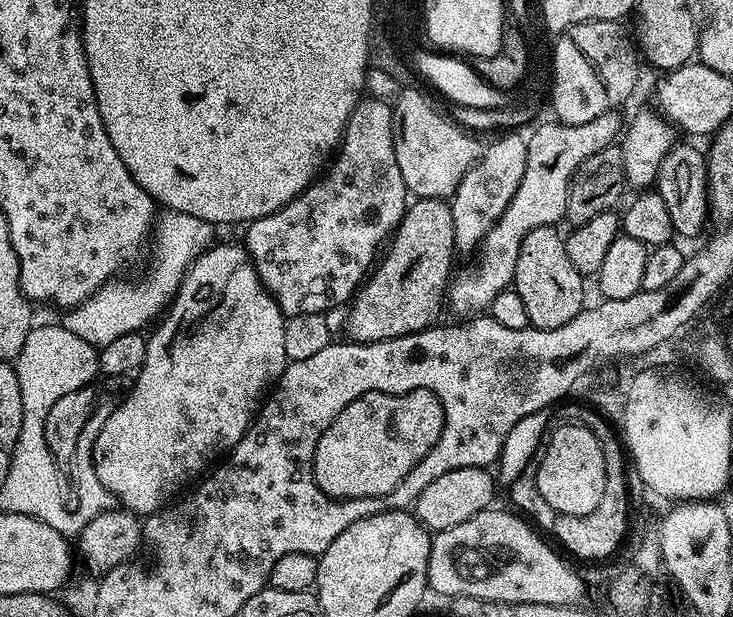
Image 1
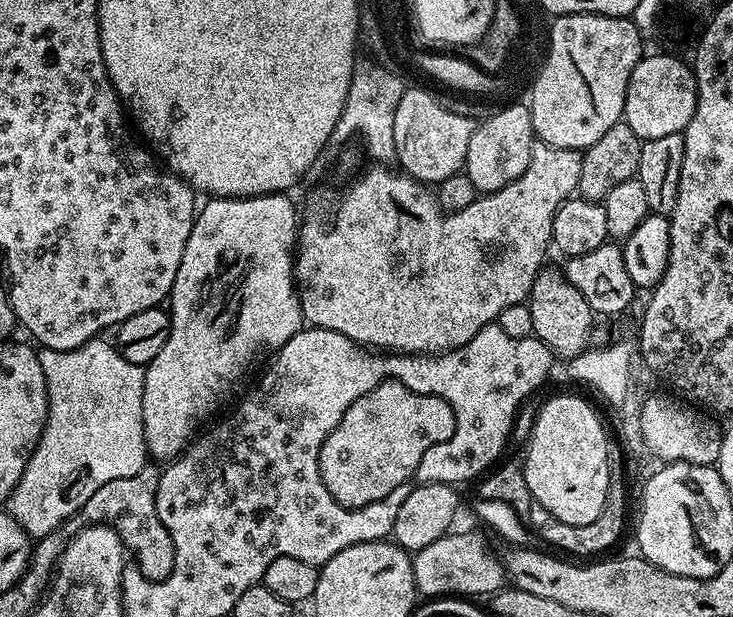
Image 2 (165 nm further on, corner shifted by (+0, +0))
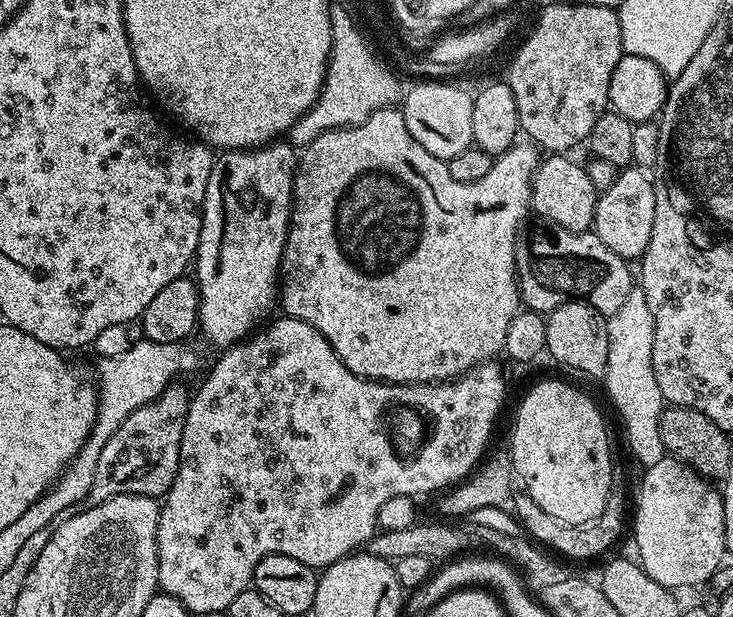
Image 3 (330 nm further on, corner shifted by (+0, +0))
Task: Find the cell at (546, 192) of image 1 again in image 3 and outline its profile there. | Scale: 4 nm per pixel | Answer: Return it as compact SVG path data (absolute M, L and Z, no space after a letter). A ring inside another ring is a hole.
M396 106L370 114L370 118L353 128L335 128L323 132L299 153L292 182L292 218L288 222L288 237L284 243L278 277L278 304L281 309L284 307L283 315L314 325L326 342L332 344L338 358L342 358L342 362L354 370L354 374L365 376L368 380L382 380L386 384L438 384L456 379L475 364L491 361L496 355L499 357L504 351L510 318L514 318L514 314L522 308L516 283L516 246L521 235L520 223L524 215L530 212L532 176L541 159L541 149L535 144L517 142L493 159L486 178L478 178L478 182L458 182L450 175L445 161L434 158L434 154L414 142L410 130L406 130L403 111Z

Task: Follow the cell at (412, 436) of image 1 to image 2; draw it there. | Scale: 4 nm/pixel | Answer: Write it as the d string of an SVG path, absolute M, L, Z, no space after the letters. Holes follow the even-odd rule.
M384 380L370 393L360 395L358 400L350 404L350 409L346 410L346 414L342 416L342 420L335 427L334 431L327 436L322 448L319 451L319 474L322 476L323 485L326 490L330 490L330 494L334 498L334 502L338 502L344 508L361 508L362 506L370 506L370 502L378 502L382 498L386 498L386 494L391 494L394 490L398 490L398 486L409 483L410 479L415 477L418 463L422 460L422 456L426 454L432 446L441 445L442 442L448 441L454 434L454 412L445 399L432 393L418 393L410 390L406 386L402 386L397 380Z

